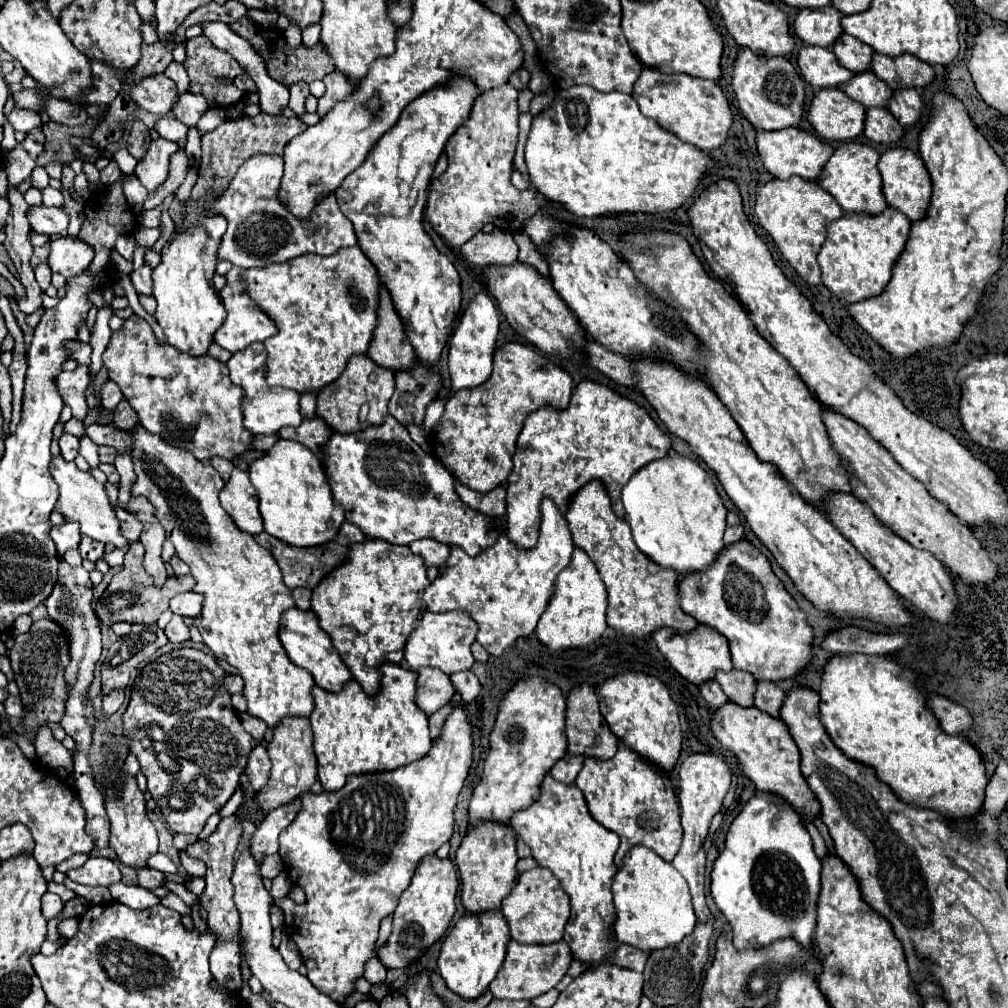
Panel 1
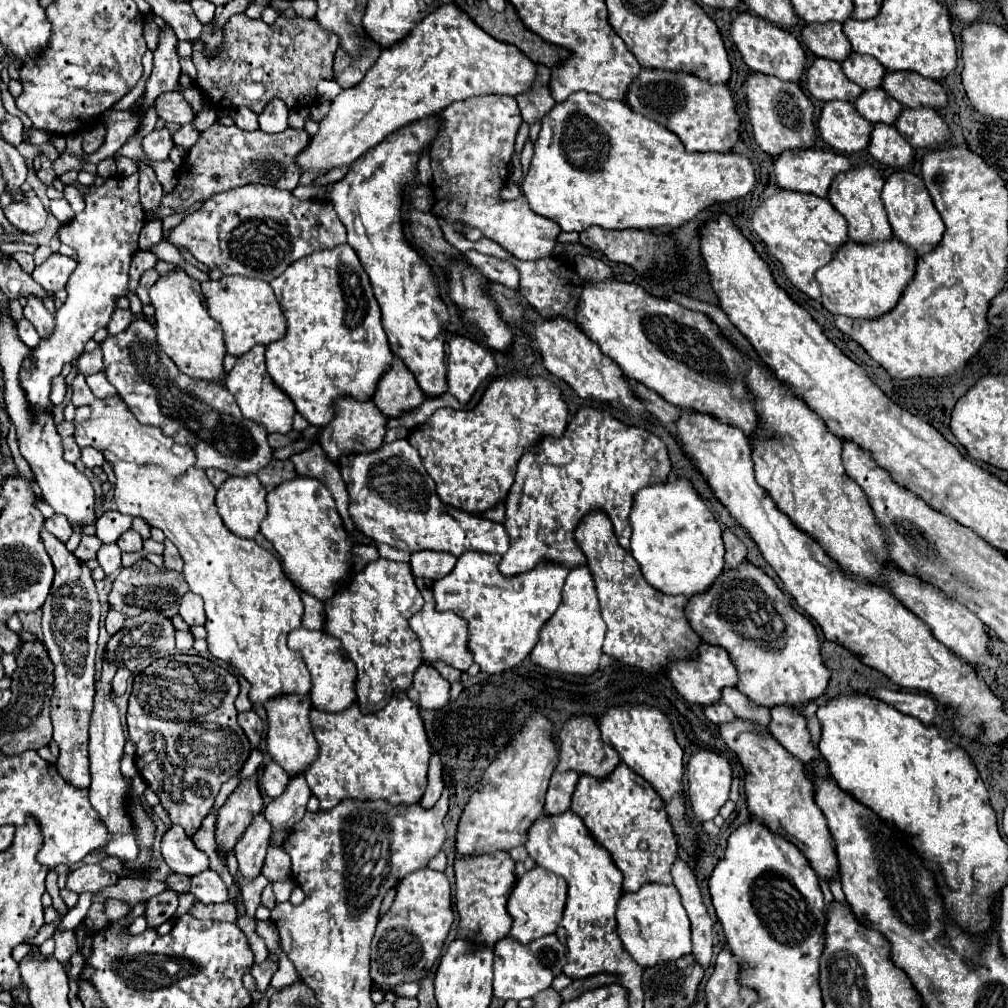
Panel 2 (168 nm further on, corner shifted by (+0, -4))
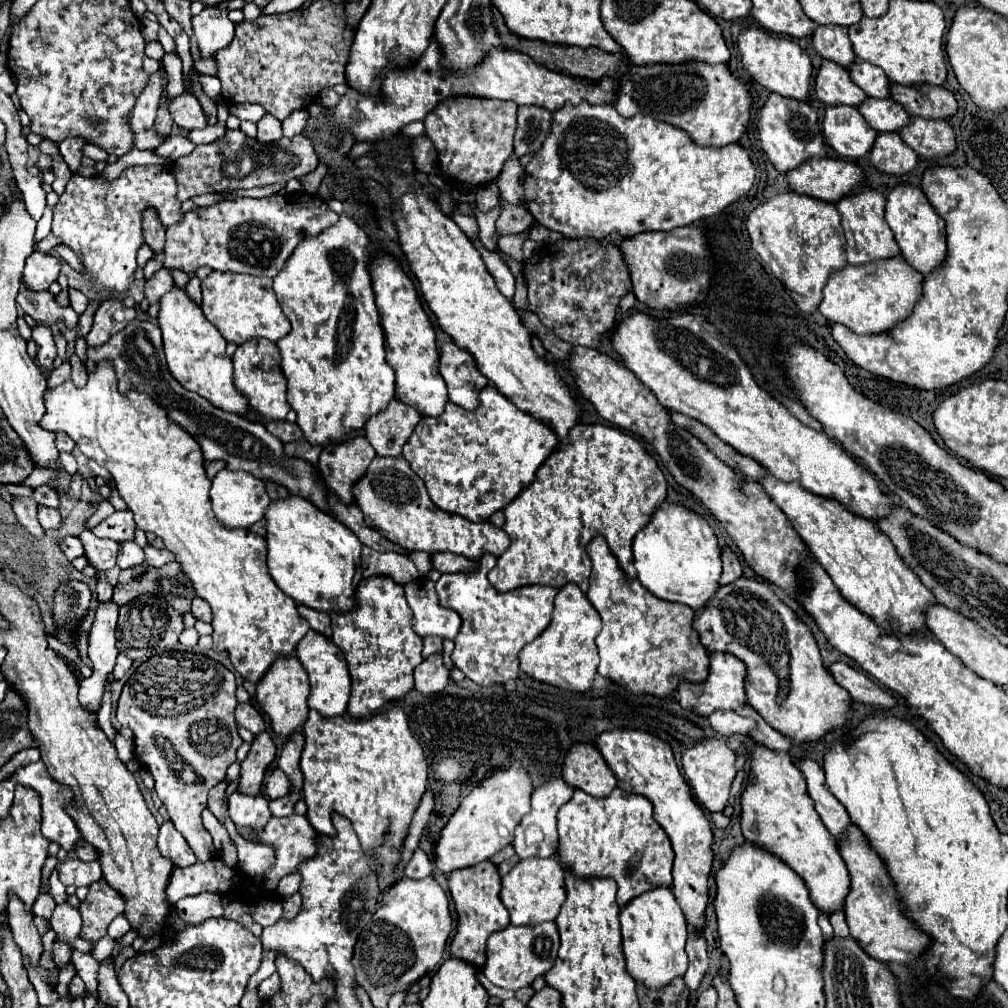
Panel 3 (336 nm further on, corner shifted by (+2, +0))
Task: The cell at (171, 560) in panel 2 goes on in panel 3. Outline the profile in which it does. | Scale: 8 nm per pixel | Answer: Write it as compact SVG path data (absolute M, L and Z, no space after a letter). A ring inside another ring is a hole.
M151 544L145 546L143 552L145 552L145 564L149 564L149 566L157 566L157 568L159 568L159 566L175 560L175 554L171 554L167 548L157 550L157 548L153 548Z

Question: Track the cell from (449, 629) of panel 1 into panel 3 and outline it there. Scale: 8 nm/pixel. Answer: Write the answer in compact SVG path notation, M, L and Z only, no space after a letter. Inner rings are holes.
M427 576L411 580L403 586L407 604L415 614L415 630L419 636L437 634L441 638L455 638L461 630L461 616L439 604L435 582Z

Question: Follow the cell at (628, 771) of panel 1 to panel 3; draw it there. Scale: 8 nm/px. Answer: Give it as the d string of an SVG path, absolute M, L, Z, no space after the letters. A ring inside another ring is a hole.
M615 788L607 798L591 798L589 794L583 794L581 790L573 792L573 798L561 806L557 814L557 826L559 826L559 848L557 858L559 862L575 874L575 878L615 878L619 890L617 890L617 904L623 908L633 898L641 896L647 890L665 886L671 886L671 868L673 868L673 848L663 832L663 828L653 818L653 806L647 798L639 794L627 794L619 788Z

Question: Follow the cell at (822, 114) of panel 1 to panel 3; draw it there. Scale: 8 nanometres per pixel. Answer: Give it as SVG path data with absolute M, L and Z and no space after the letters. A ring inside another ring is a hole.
M827 106L823 134L827 144L843 158L865 156L877 138L877 132L863 122L863 116L853 106Z

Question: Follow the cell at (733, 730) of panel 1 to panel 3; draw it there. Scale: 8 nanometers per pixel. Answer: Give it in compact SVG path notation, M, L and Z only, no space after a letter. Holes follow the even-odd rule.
M753 746L751 754L749 782L741 793L741 830L745 840L791 866L803 878L819 912L833 914L843 910L849 894L849 872L835 840L819 822L811 798L807 798L807 782L803 782L801 770L791 762L789 754L763 750L763 746Z

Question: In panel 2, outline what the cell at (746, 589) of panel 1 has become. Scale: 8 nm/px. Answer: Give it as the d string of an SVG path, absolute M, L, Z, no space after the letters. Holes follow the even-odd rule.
M745 560L741 566L733 570L725 570L711 588L689 598L685 606L685 616L691 628L697 630L703 642L721 646L729 652L729 658L739 672L737 688L745 696L749 696L753 702L763 704L767 708L773 708L779 704L801 706L825 692L829 682L829 672L823 666L823 660L819 654L819 640L817 640L817 632L813 624L809 622L807 616L791 608L789 596L785 596L777 588L775 580L769 578L759 566Z

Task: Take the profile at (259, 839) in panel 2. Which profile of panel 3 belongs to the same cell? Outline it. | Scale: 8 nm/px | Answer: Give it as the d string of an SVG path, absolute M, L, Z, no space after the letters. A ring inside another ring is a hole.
M239 790L229 796L229 814L237 828L251 828L253 834L259 834L259 830L263 830L263 826L271 818L269 802L263 794L247 796Z

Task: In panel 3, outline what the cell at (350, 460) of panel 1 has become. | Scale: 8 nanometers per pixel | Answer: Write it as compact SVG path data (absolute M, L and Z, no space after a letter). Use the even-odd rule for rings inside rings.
M403 456L399 458L375 458L369 466L365 478L353 486L355 502L365 514L365 522L371 528L377 528L387 540L407 548L423 550L427 554L453 552L469 560L477 560L483 554L495 554L497 558L509 548L509 538L503 528L493 526L491 522L469 522L457 514L447 514L439 510L417 474L411 474Z

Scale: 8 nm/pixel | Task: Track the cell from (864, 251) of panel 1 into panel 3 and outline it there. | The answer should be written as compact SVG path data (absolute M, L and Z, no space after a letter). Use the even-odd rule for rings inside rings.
M901 256L889 262L875 262L875 266L847 266L827 280L819 312L831 324L843 324L855 334L881 334L913 312L921 298L921 284L919 272L911 270L911 266L907 268Z

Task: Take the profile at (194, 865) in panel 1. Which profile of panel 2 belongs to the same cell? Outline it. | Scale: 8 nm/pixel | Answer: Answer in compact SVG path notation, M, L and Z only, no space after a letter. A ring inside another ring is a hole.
M173 826L161 840L161 854L169 868L177 874L195 876L209 870L209 858L205 852L195 848L191 838L181 830L181 826Z

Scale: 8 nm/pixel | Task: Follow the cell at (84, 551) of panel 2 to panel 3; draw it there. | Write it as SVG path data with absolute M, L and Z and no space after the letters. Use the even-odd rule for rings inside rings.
M67 536L67 538L63 538L63 540L59 542L59 546L61 546L63 554L65 554L69 560L75 560L75 558L79 558L79 556L85 554L81 540L75 538L75 536Z

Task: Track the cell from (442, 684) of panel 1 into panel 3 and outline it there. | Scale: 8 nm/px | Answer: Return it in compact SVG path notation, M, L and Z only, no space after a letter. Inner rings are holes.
M431 654L415 668L415 690L421 694L441 692L449 684L449 670L443 664L443 654Z

